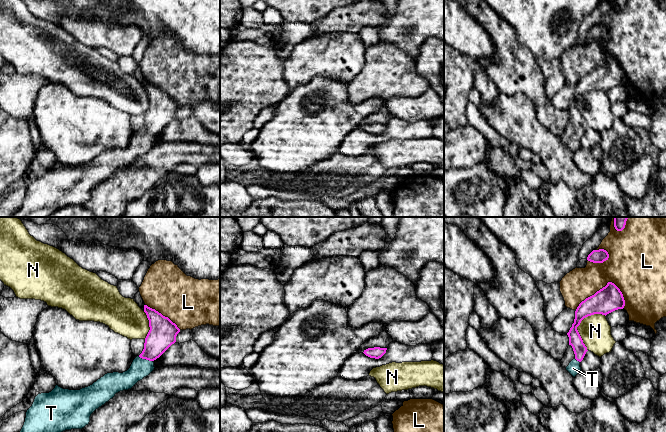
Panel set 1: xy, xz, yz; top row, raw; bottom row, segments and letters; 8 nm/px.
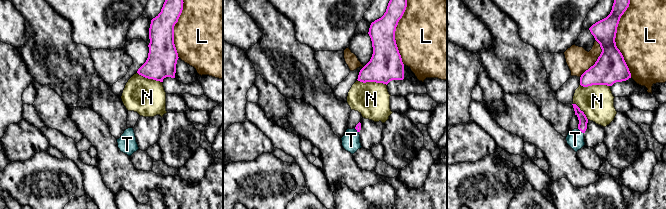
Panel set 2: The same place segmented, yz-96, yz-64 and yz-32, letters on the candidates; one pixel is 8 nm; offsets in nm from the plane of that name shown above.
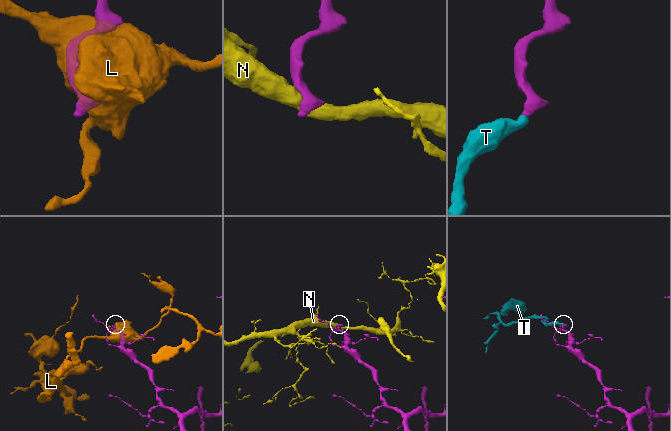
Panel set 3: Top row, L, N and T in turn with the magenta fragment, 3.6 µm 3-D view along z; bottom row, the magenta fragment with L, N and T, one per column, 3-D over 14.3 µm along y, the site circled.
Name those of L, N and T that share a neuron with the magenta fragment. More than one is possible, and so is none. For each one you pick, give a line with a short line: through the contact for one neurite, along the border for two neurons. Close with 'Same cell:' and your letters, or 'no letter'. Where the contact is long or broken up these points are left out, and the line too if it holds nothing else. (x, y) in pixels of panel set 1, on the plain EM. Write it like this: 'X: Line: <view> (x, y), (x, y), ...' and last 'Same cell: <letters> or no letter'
T: Line: xy (162, 110), (152, 127), (145, 134), (140, 144)
Same cell: T

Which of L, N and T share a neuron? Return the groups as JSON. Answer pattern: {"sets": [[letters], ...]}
{"sets": [["L"], ["N"], ["T"]]}

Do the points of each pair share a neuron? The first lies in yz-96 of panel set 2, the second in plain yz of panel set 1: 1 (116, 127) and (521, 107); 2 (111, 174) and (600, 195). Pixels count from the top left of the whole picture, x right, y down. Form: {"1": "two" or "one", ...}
{"1": "two", "2": "two"}

